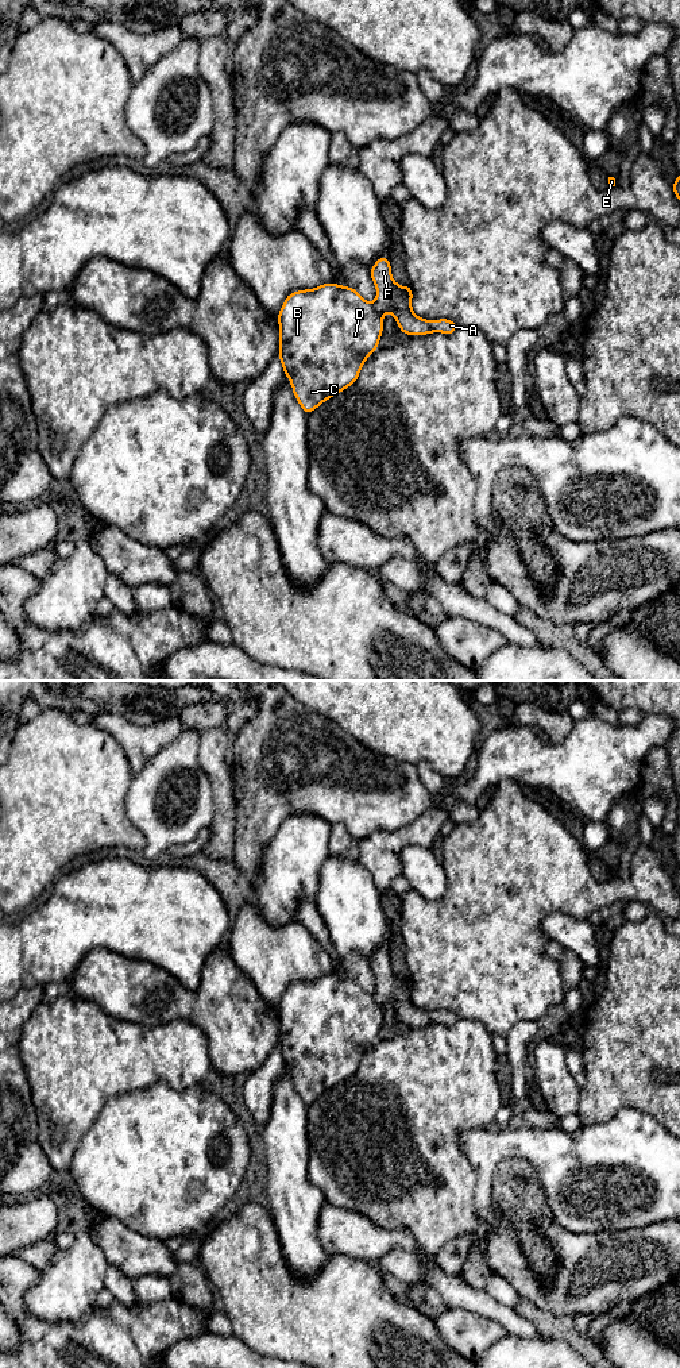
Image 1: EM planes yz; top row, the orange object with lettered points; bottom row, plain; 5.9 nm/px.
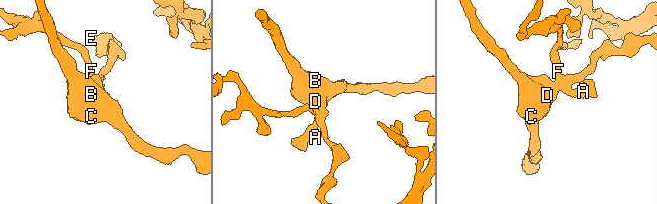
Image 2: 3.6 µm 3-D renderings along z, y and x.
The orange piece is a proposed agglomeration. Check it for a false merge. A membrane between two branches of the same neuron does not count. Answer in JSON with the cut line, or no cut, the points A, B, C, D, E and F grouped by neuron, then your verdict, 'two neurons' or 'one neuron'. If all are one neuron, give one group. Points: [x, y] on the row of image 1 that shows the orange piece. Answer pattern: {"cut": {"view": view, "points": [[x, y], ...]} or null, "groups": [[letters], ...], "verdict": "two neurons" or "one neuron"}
{"cut": {"view": "yz", "points": [[373, 304], [382, 315]]}, "groups": [["A", "E", "F"], ["B", "C", "D"]], "verdict": "two neurons"}

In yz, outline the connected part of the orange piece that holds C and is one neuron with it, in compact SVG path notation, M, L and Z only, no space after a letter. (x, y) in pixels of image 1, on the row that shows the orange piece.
M322 284L290 293L277 315L279 359L295 400L309 415L324 401L353 385L366 359L379 347L383 315L353 288Z

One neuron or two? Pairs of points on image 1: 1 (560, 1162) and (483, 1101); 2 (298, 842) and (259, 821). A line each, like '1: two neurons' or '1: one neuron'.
1: two neurons
2: two neurons

